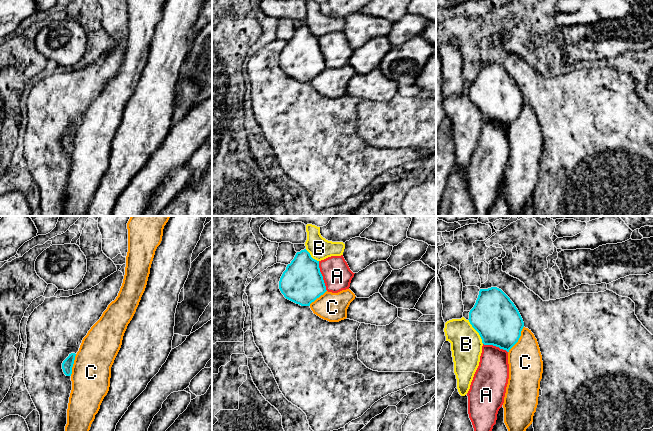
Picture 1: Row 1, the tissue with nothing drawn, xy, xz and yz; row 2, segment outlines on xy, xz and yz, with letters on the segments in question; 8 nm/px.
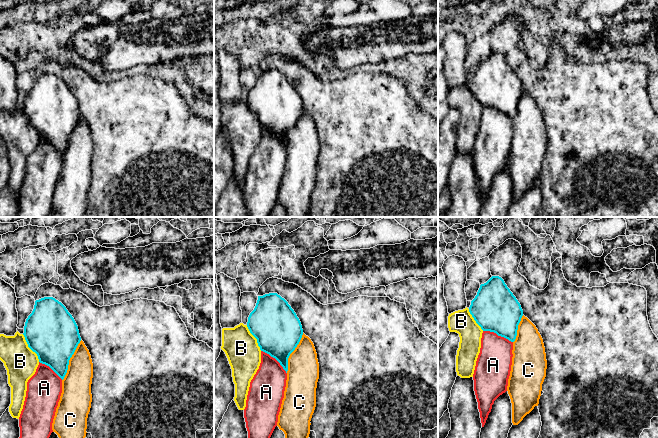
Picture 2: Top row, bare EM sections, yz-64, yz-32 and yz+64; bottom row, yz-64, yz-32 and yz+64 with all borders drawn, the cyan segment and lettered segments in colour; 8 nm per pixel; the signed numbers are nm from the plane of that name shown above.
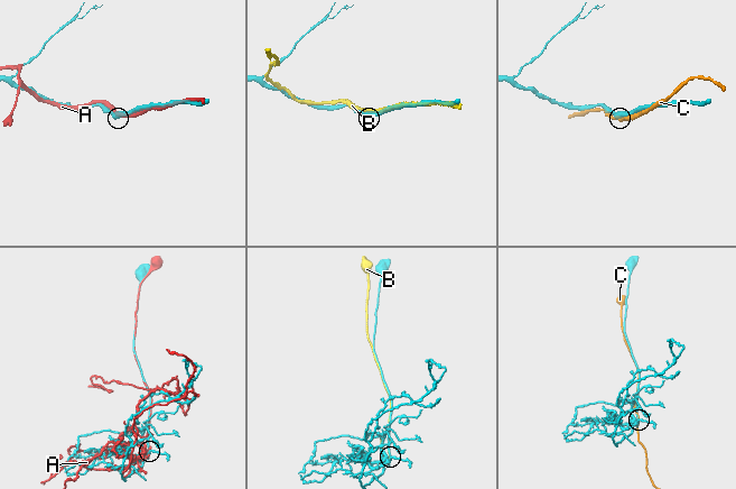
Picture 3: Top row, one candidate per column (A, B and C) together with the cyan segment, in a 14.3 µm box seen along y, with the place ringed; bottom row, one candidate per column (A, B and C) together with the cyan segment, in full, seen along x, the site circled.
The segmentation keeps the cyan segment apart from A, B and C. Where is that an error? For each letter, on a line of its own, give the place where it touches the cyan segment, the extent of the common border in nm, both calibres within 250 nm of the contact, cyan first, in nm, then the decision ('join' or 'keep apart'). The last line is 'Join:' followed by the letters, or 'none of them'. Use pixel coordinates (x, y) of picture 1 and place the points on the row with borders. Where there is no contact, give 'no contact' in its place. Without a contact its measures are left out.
A: meets cyan in xz at (322, 276); contact 260 nm long; 340 nm thick on the cyan side, 240 nm on the other; keep apart
B: meets cyan in yz at (476, 330); contact 240 nm long; 380 nm thick on the cyan side, 260 nm on the other; keep apart
C: meets cyan in yz at (518, 339); contact 240 nm long; 360 nm thick on the cyan side, 280 nm on the other; keep apart
Join: none of them

